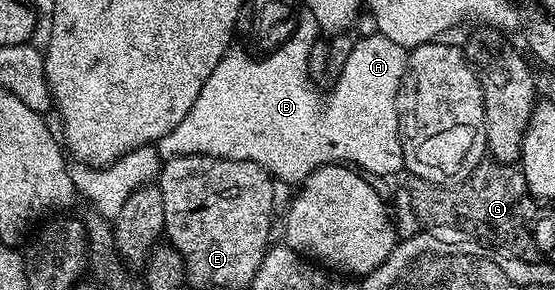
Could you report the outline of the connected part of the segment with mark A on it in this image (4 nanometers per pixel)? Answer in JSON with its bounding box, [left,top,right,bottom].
[311,34,408,176]

